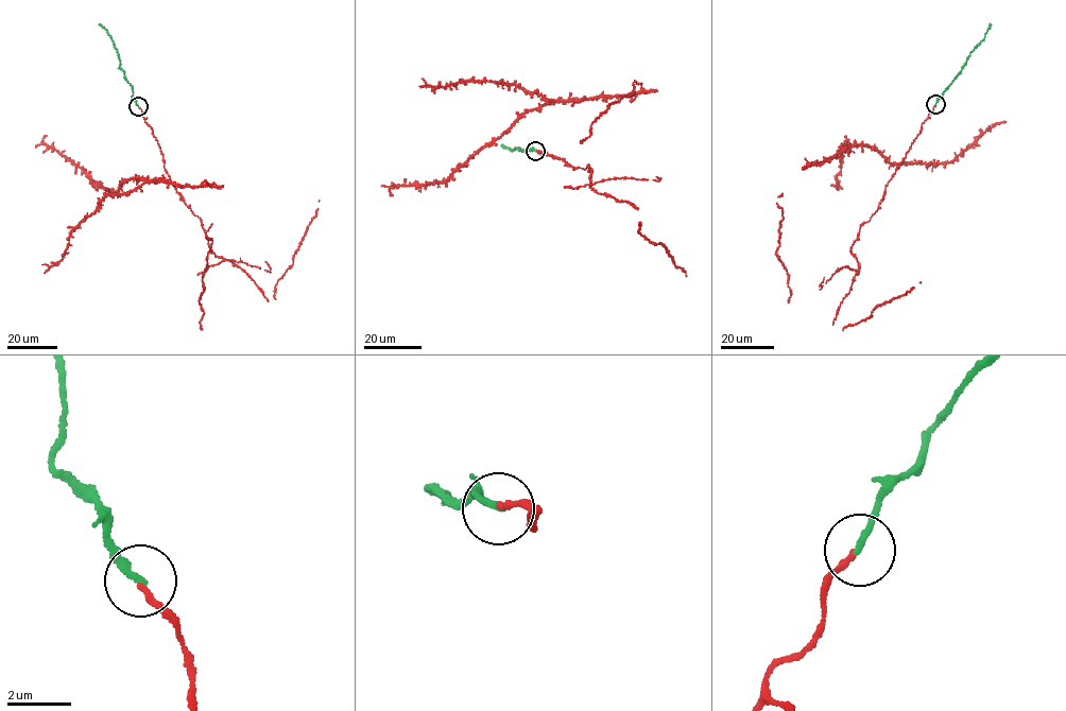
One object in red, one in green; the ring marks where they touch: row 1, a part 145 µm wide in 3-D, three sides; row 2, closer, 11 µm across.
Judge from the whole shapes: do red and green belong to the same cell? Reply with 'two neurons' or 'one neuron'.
one neuron

